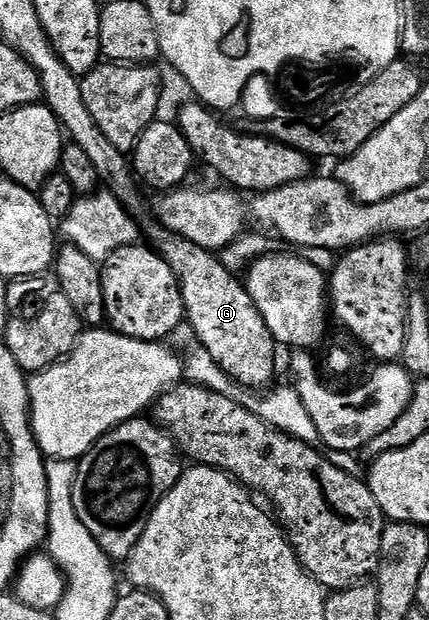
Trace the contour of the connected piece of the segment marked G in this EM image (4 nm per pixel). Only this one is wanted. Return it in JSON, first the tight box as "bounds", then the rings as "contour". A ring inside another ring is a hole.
{"bounds":[149,225,279,388],"contour":[[[154,225],[149,231],[149,239],[157,254],[165,258],[167,265],[171,265],[181,287],[186,320],[217,366],[229,375],[238,388],[268,388],[274,382],[273,374],[277,371],[279,344],[271,329],[267,329],[259,309],[255,309],[255,301],[251,301],[244,282],[236,279],[217,260],[220,258],[214,252],[195,245],[195,241],[187,241],[174,231]]]}

